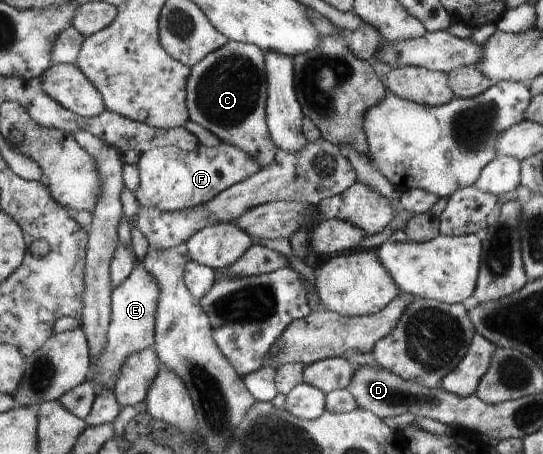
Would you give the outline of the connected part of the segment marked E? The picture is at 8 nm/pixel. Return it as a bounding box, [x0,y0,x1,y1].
[93,261,161,392]

